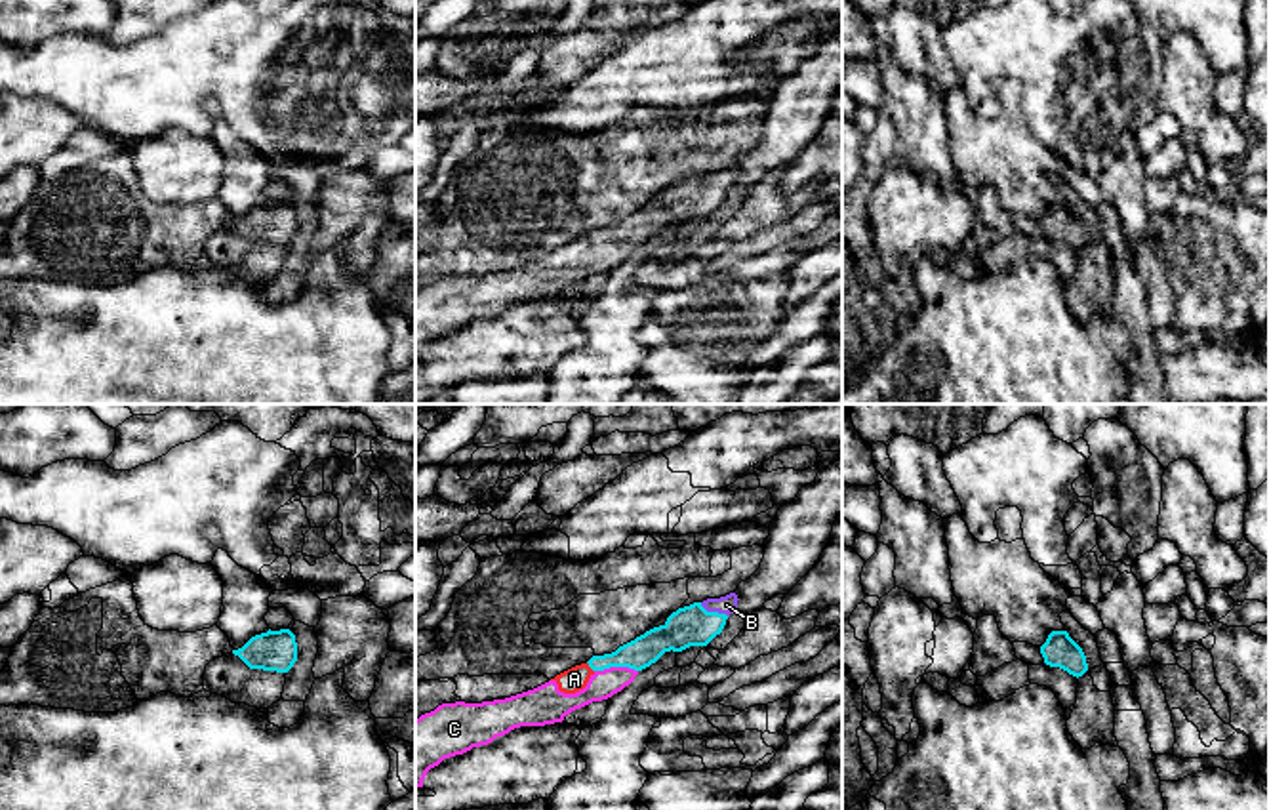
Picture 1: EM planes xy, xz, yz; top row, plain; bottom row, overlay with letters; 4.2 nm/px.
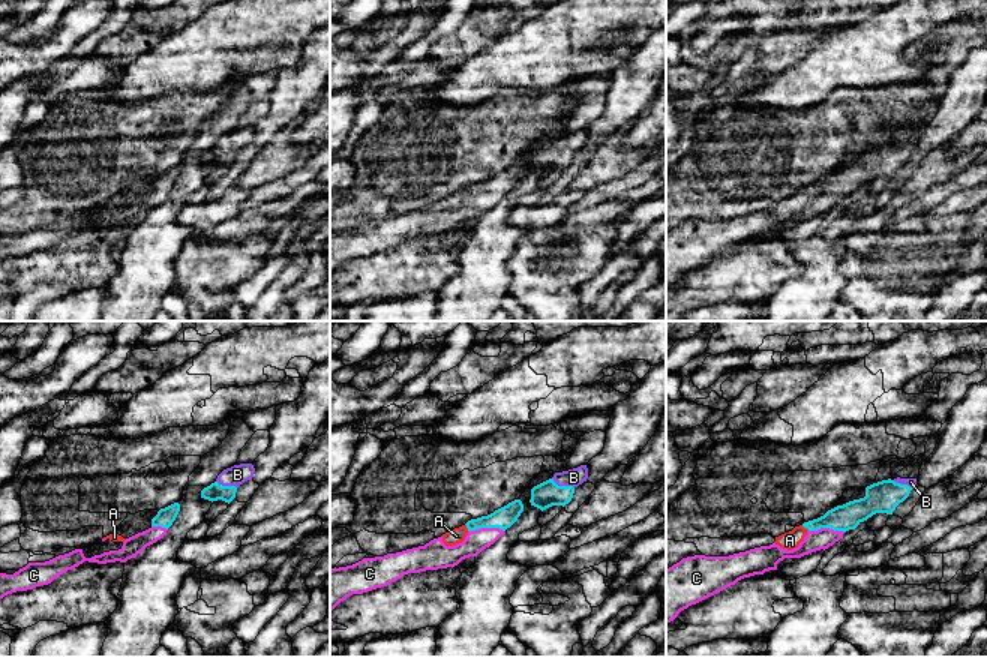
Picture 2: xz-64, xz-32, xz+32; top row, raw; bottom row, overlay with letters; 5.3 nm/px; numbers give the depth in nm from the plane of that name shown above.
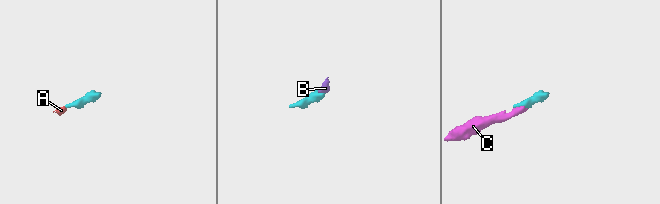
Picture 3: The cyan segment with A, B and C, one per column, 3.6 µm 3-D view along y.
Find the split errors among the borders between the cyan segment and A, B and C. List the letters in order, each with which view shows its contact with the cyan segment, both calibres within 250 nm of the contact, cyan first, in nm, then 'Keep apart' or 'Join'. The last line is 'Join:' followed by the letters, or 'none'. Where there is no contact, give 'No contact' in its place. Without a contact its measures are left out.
A: Touches cyan in xz. Thickness 130 nm (cyan) against 100 nm. Join
B: Touches cyan in xz. Thickness 180 nm (cyan) against 80 nm. Join
C: Touches cyan in xz. Thickness 130 nm (cyan) against 120 nm. Join
Join: A, B, C

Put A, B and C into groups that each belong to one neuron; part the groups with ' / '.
A B C

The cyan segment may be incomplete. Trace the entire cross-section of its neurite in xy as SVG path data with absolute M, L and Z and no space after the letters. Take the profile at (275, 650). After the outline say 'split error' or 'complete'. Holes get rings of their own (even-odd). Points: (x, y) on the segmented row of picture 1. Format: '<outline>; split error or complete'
M290 629L267 631L232 650L250 669L288 673L297 661L297 642Z; complete

